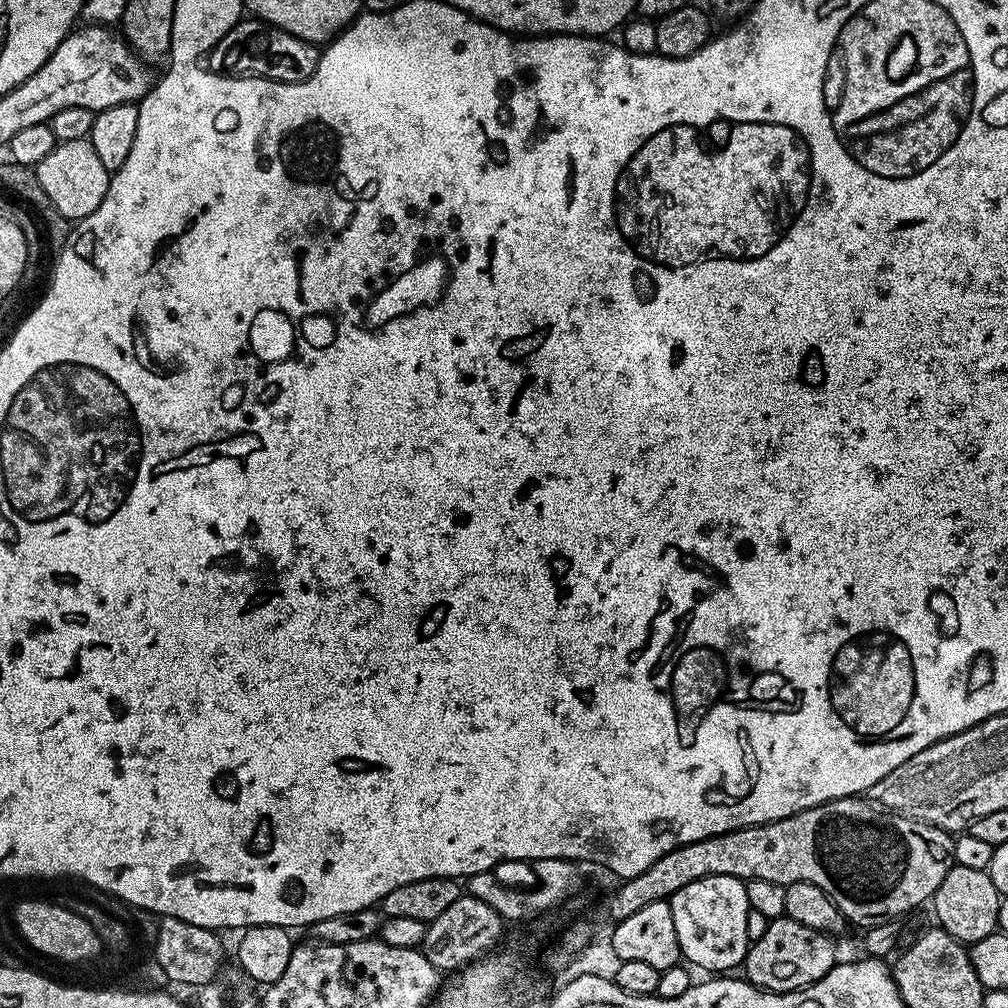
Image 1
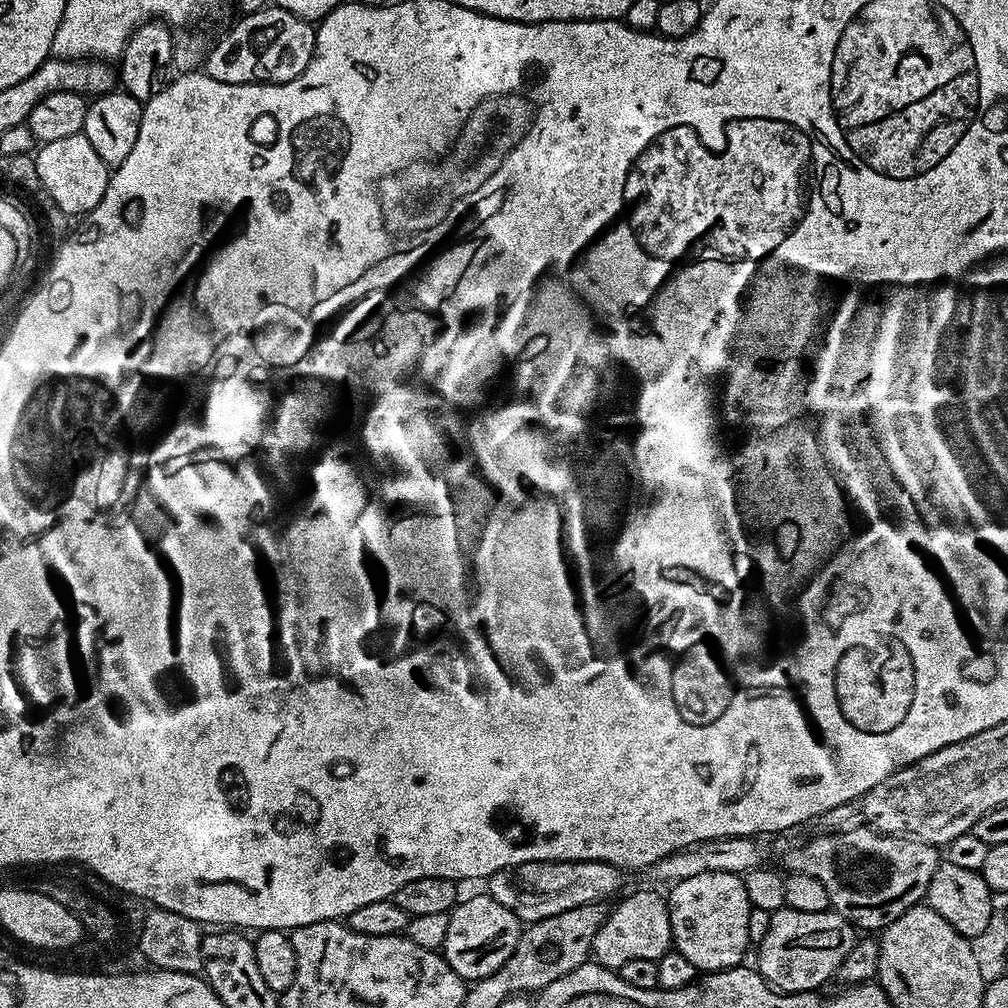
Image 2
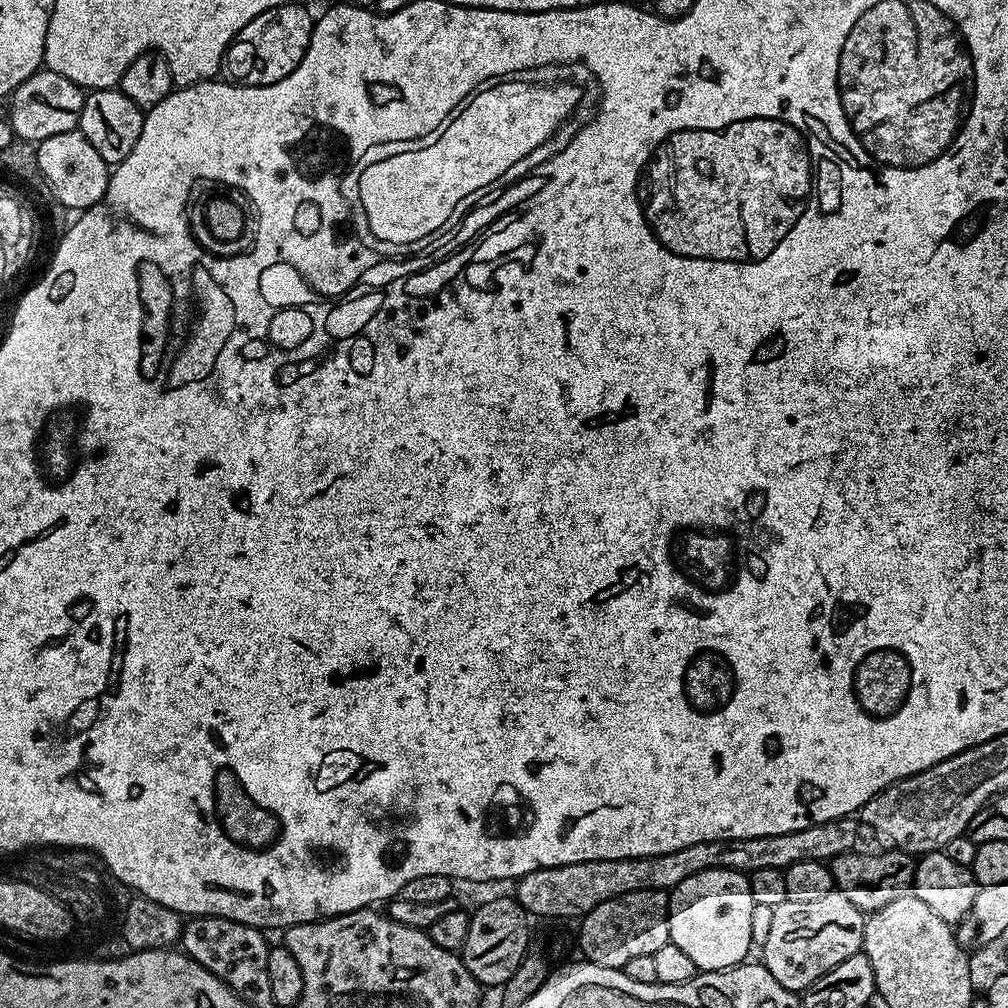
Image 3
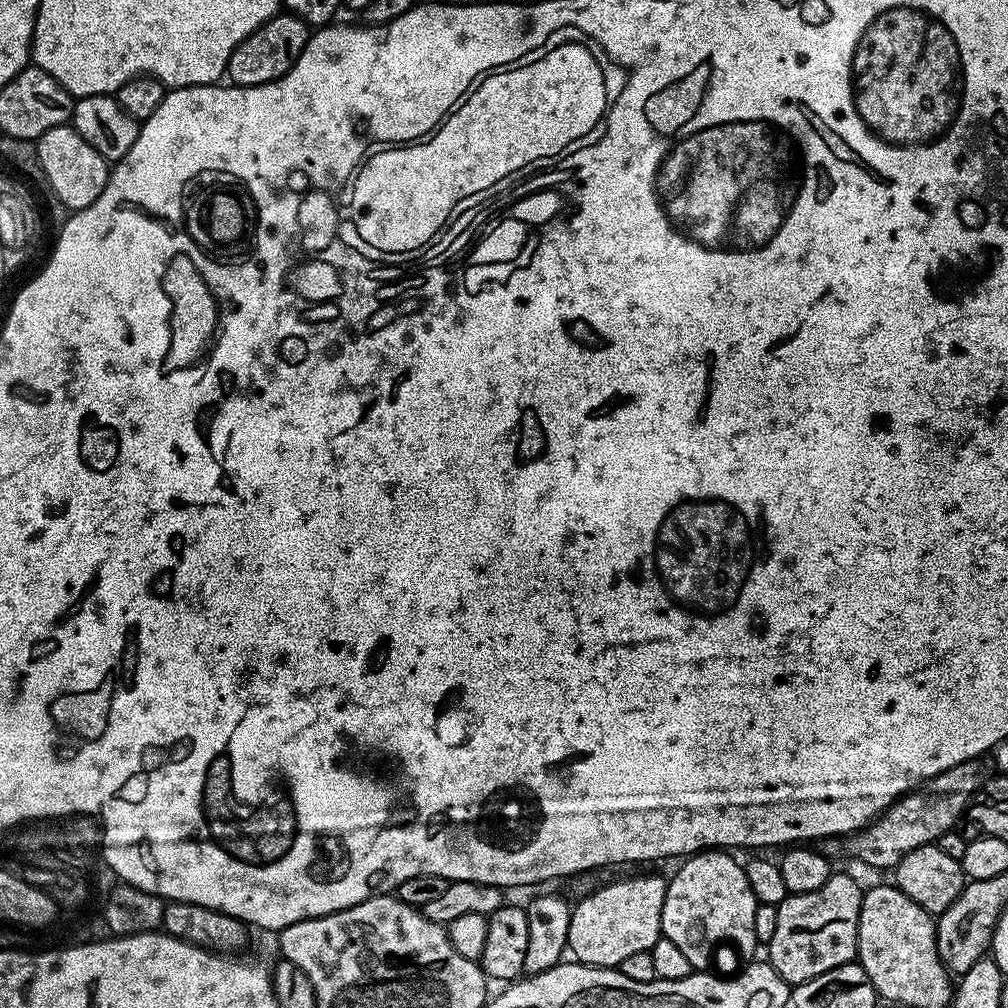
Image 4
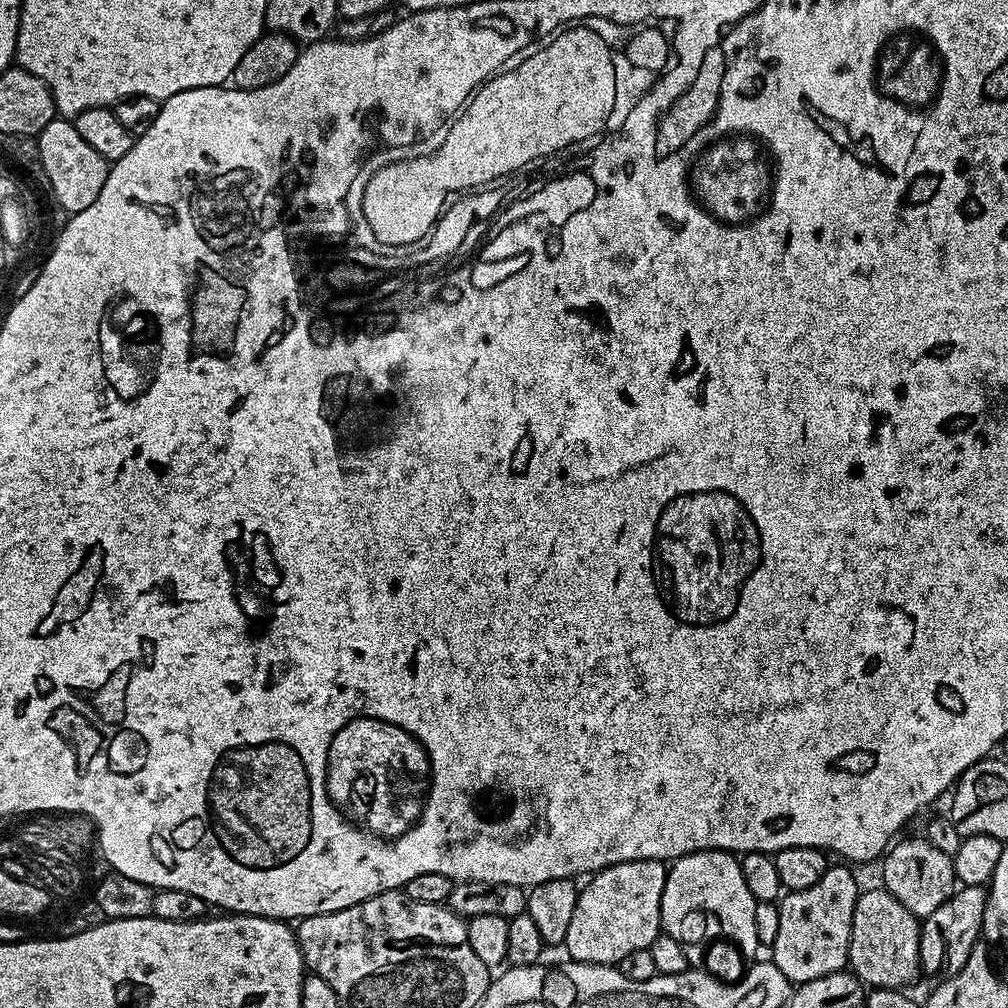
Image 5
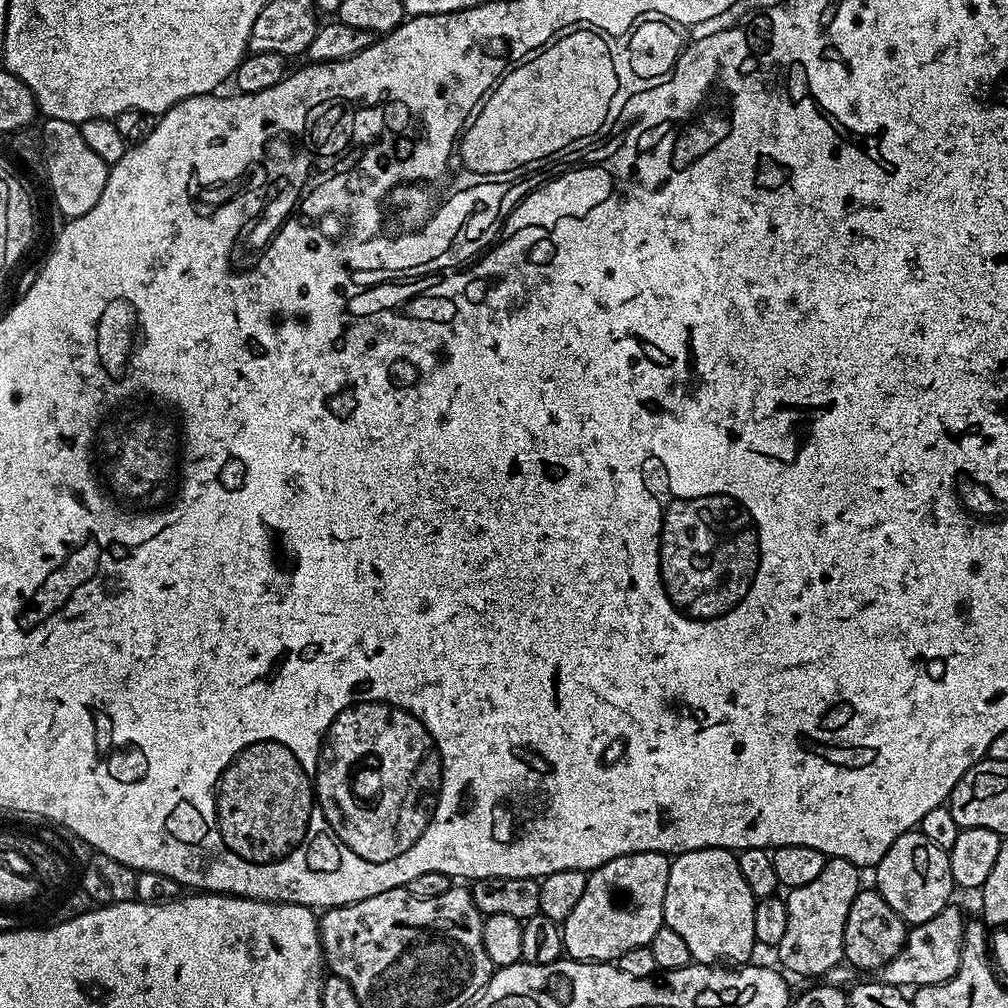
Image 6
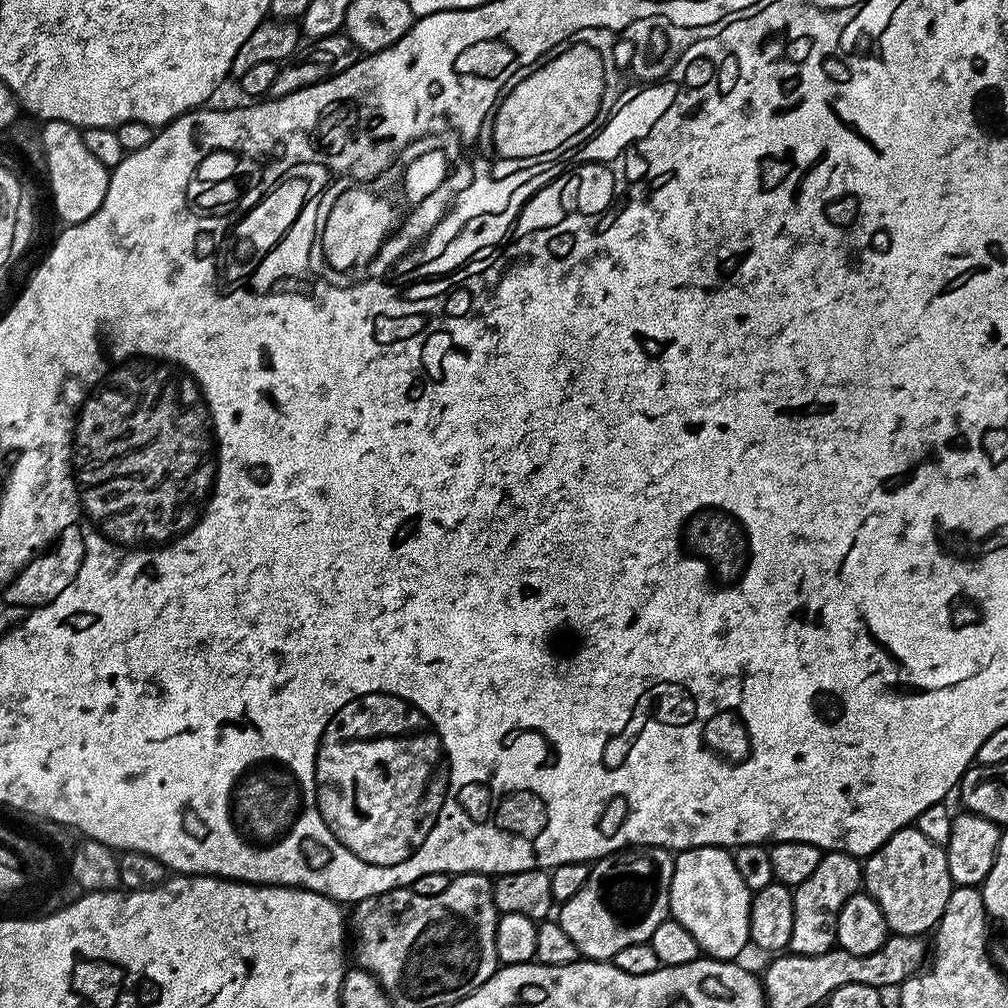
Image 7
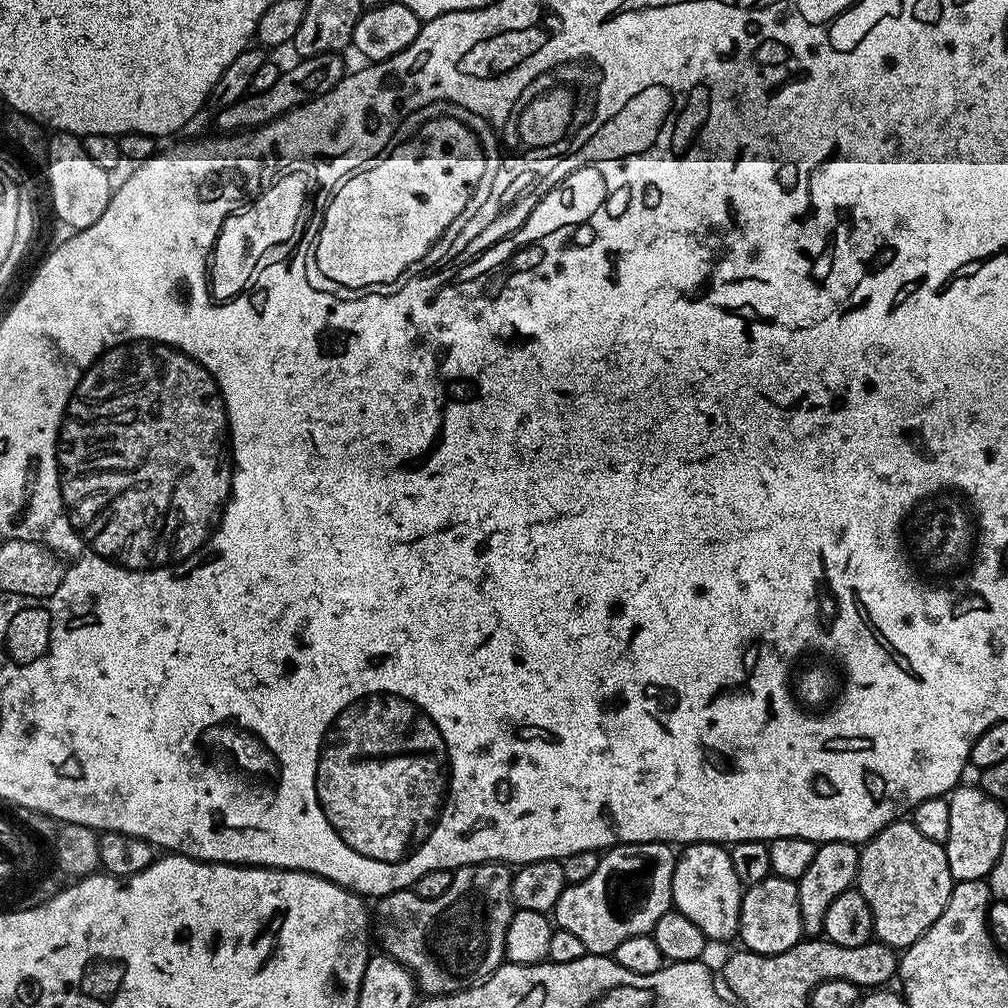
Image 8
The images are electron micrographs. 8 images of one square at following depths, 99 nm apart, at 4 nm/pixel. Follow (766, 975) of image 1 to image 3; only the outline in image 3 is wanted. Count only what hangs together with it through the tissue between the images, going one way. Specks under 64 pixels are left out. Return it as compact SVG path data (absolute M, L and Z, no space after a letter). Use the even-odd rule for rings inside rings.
M833 890L831 892L822 892L818 898L813 900L797 900L789 898L772 910L770 918L770 935L762 945L762 963L766 970L770 970L773 978L783 986L787 992L793 994L803 993L805 988L811 986L815 980L822 978L838 962L846 962L855 952L861 951L864 947L864 922L865 913L854 906L844 892Z

